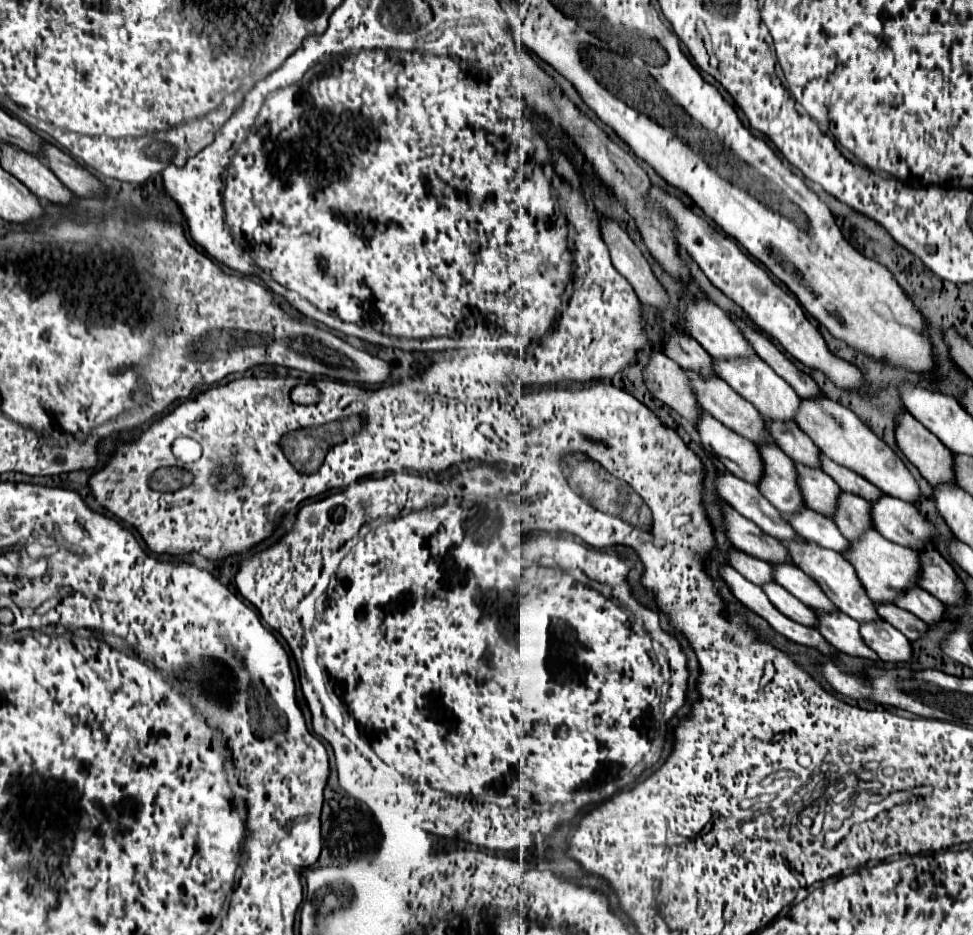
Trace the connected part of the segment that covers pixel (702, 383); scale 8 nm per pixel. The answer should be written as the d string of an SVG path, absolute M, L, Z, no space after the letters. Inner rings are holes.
M685 369L685 373L687 373L687 379L691 381L691 391L695 393L695 399L699 401L703 411L707 411L715 419L719 419L725 427L733 429L735 433L747 437L749 441L757 443L761 439L771 439L769 433L765 431L765 425L763 425L763 419L761 419L759 411L749 401L745 401L739 393L735 393L723 379L719 379L719 377L703 377L699 371L691 371L691 369Z

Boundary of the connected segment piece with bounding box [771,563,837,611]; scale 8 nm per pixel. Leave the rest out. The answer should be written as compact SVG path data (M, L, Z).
M771 563L773 569L773 579L781 587L785 587L791 595L795 595L799 601L805 605L811 605L813 609L819 611L835 611L837 607L823 595L819 585L809 579L801 569L797 569L791 563Z

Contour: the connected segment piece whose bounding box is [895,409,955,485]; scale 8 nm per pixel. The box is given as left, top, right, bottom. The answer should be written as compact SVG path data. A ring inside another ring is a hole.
M903 409L895 417L895 441L901 453L931 485L955 481L951 471L951 451Z

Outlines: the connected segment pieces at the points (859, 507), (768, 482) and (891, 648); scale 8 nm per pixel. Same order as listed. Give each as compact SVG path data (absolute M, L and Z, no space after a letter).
M847 491L839 493L839 501L835 505L835 511L829 515L829 519L839 527L839 531L847 539L855 539L865 529L871 529L869 503L863 497Z
M757 443L757 449L763 459L763 477L759 479L757 487L761 489L763 497L775 505L781 513L793 513L803 507L803 497L797 489L795 467L791 459L775 445L775 443Z
M877 619L877 621L861 621L859 633L863 641L883 659L883 661L909 661L911 659L911 643L909 639L897 631L893 625Z

